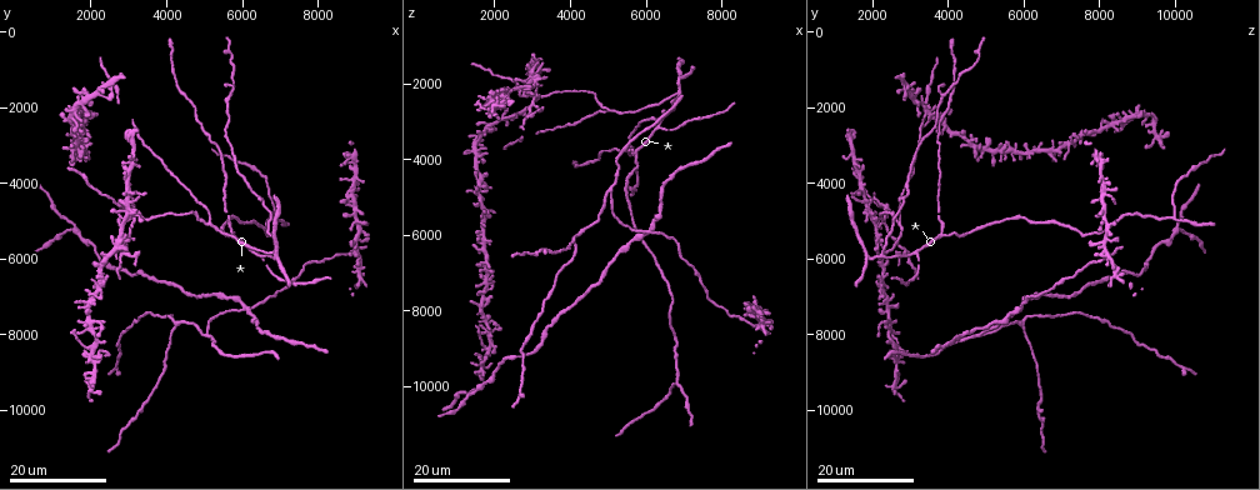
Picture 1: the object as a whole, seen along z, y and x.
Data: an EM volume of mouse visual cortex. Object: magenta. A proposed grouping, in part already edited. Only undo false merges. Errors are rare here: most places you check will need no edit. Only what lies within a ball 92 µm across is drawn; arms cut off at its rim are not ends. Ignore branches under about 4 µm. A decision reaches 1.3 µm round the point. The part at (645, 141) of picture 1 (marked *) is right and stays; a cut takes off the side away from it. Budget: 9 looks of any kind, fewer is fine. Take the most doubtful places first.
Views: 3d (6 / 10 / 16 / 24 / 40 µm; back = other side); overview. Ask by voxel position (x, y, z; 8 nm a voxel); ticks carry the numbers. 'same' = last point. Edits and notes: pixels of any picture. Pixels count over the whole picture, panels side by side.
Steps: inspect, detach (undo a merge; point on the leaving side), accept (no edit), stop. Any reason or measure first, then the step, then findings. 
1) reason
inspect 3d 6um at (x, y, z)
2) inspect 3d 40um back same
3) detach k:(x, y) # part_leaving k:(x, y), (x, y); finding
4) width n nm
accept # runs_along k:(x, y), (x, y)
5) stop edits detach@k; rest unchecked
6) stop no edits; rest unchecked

looks like a crossing
inspect 3d 16um at (1900, 8350, 2750)

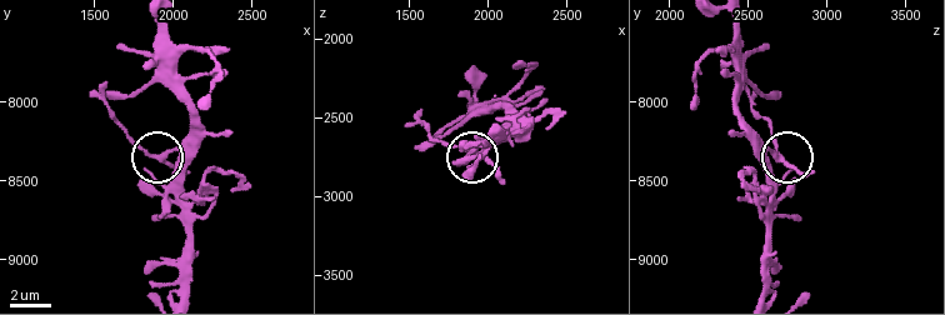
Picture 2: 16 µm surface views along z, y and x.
inspect 3d 10um at (1940, 8340, 2660)

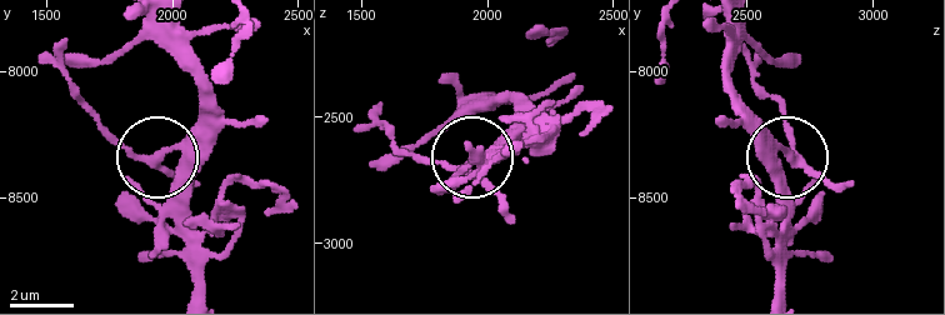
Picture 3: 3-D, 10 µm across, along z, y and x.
width 250 nm
accept # runs_along 3:(163, 20), (198, 93), (181, 141), (133, 155), (79, 104); all the same cell

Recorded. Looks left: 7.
four or more arms meet
inspect 3d 16um at (1600, 2900, 9450)

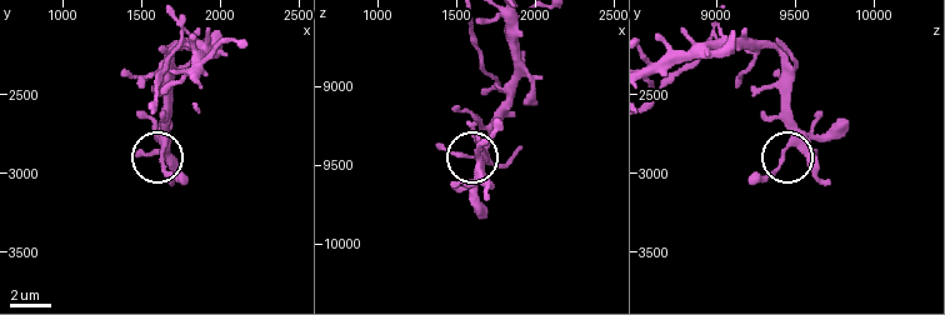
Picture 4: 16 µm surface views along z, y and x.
inspect 3d 10um at (1640, 2800, 9480)

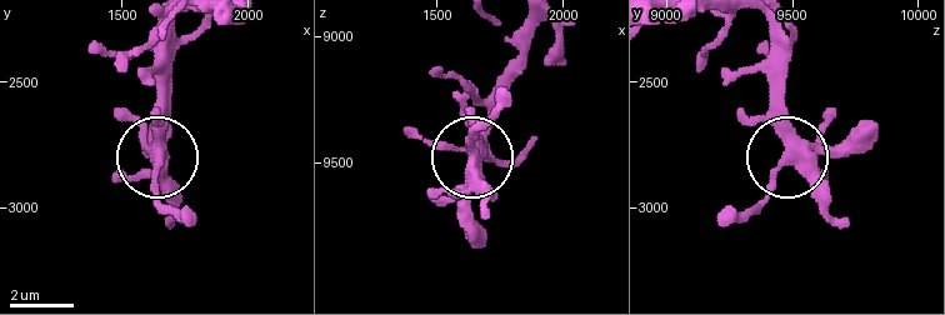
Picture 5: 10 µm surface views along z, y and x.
accept # continuous, no second cell

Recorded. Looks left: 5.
side arm on a straight run
inspect 3d 24um at (5000, 8100, 4850)

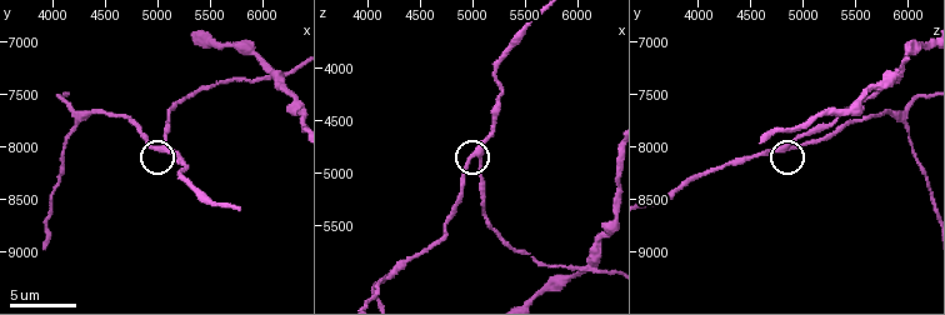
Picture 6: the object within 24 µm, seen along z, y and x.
inspect 3d 6um at (4980, 8020, 4840)

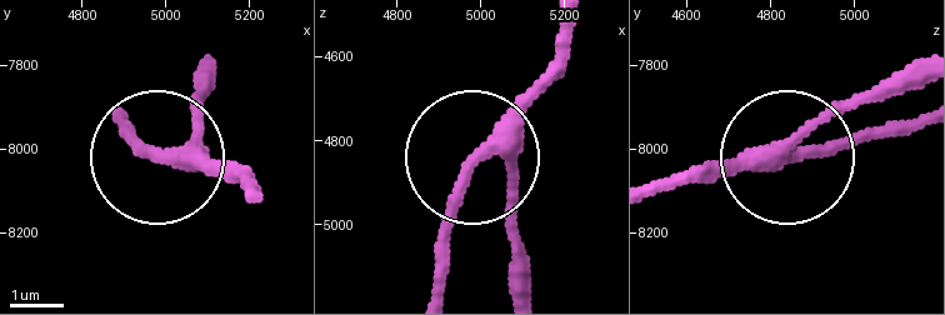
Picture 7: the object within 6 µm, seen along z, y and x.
accept # runs_along 7:(211, 64), (193, 131), (166, 154), (246, 166); all the same cell

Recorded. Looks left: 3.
thin arm on a thick one
inspect 3d 16um at (2800, 5500, 2100)

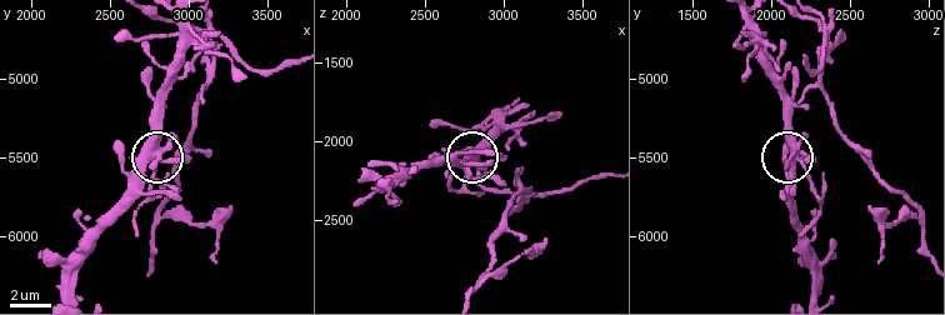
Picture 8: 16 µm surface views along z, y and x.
inspect 3d 6um at (2720, 5500, 2140)

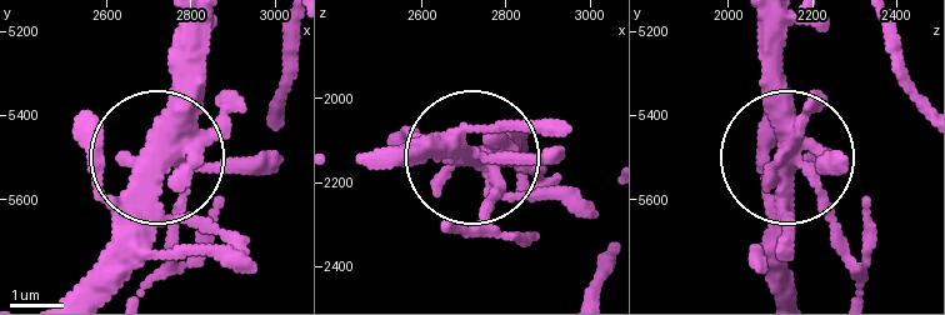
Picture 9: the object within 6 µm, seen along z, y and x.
accept # runs_along 9:(755, 20), (778, 141), (858, 271); one cell here

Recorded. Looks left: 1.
stop no edits; rest unchecked

